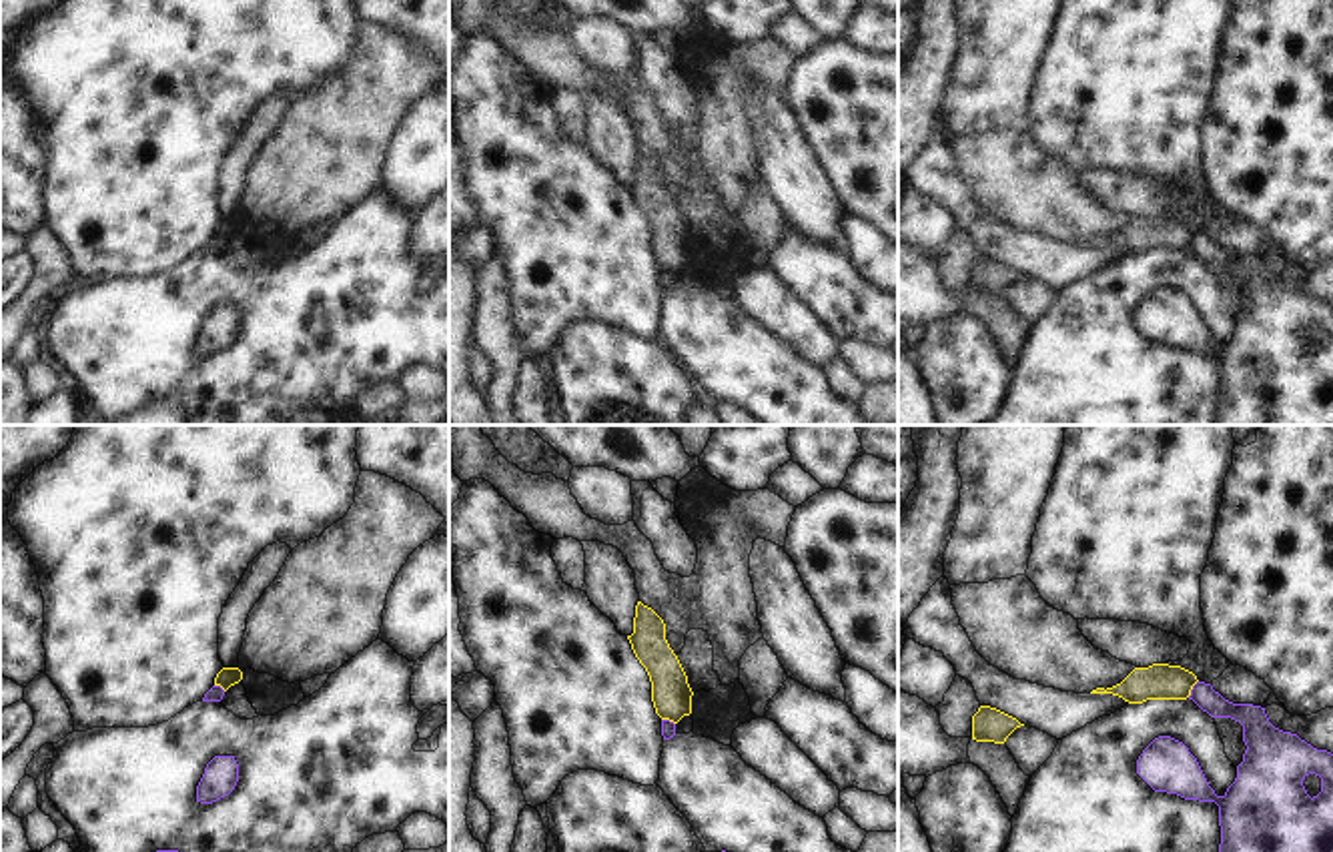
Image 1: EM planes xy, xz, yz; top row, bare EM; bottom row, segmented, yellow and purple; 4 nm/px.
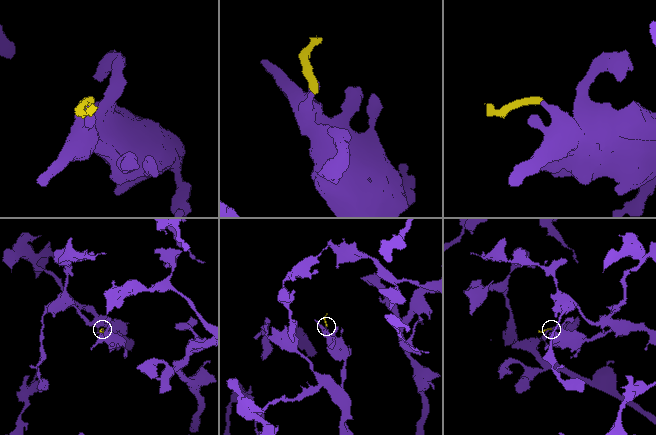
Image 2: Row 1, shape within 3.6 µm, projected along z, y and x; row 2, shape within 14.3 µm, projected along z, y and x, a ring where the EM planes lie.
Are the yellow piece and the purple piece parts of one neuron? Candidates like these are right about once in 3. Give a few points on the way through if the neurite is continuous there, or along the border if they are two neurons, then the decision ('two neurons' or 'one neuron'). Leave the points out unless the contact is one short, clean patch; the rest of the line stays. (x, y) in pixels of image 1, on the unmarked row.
border along yz (1197, 231), (1187, 247); two neurons

